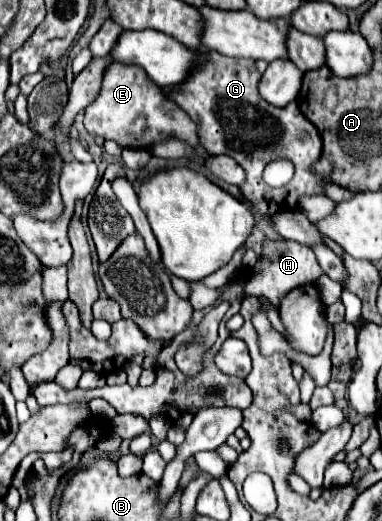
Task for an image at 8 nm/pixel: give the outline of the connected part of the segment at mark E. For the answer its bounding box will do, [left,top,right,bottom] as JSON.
[85,62,201,148]

